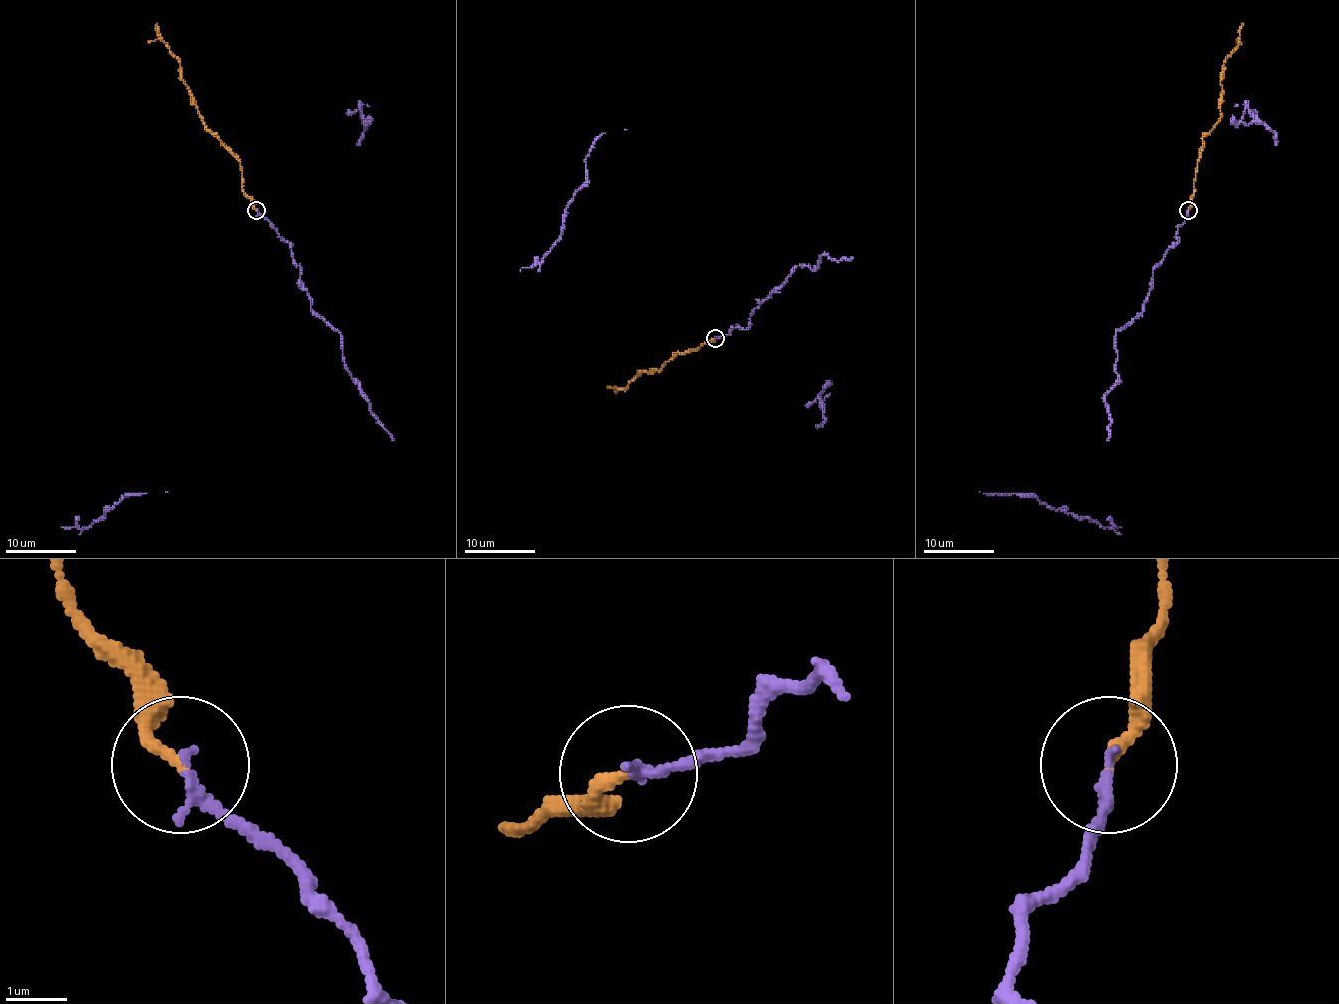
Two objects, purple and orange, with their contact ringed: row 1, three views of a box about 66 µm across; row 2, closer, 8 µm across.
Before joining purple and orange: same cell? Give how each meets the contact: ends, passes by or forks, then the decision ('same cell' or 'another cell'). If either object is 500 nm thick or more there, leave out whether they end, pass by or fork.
purple ends | orange ends | same cell

